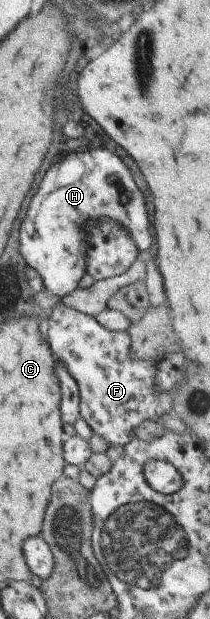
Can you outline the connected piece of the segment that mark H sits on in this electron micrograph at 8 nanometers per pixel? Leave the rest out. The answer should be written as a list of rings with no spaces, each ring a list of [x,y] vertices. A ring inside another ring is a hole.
[[[94,145],[90,151],[66,155],[52,169],[48,169],[22,221],[20,251],[28,267],[41,275],[44,290],[64,297],[78,287],[87,271],[89,243],[84,225],[97,218],[110,218],[123,226],[140,252],[152,247],[152,219],[148,219],[146,213],[144,191],[136,187],[124,159],[120,159],[116,151]]]

